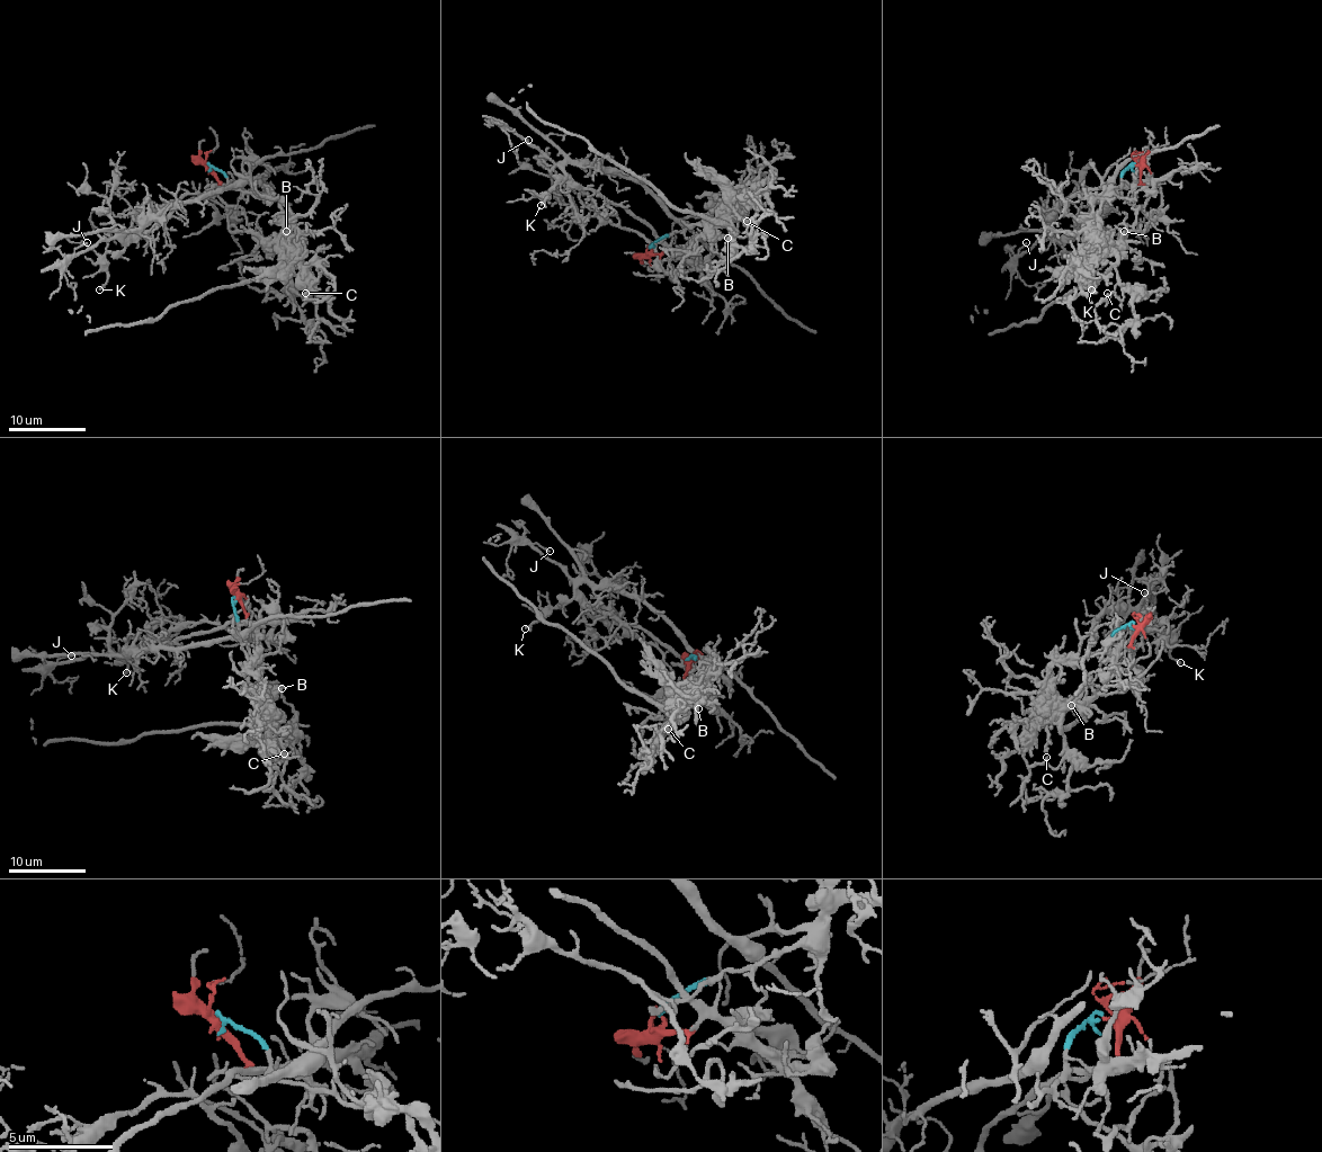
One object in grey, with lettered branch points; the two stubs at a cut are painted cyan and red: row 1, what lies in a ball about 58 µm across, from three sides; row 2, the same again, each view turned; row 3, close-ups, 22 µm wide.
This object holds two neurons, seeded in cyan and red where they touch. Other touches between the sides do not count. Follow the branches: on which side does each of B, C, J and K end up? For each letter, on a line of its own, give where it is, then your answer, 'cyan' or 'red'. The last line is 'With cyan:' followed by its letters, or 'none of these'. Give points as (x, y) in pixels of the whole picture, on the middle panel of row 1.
B: at (728, 238); cyan
C: at (747, 221); cyan
J: at (528, 140); red
K: at (541, 205); red
With cyan: B, C

